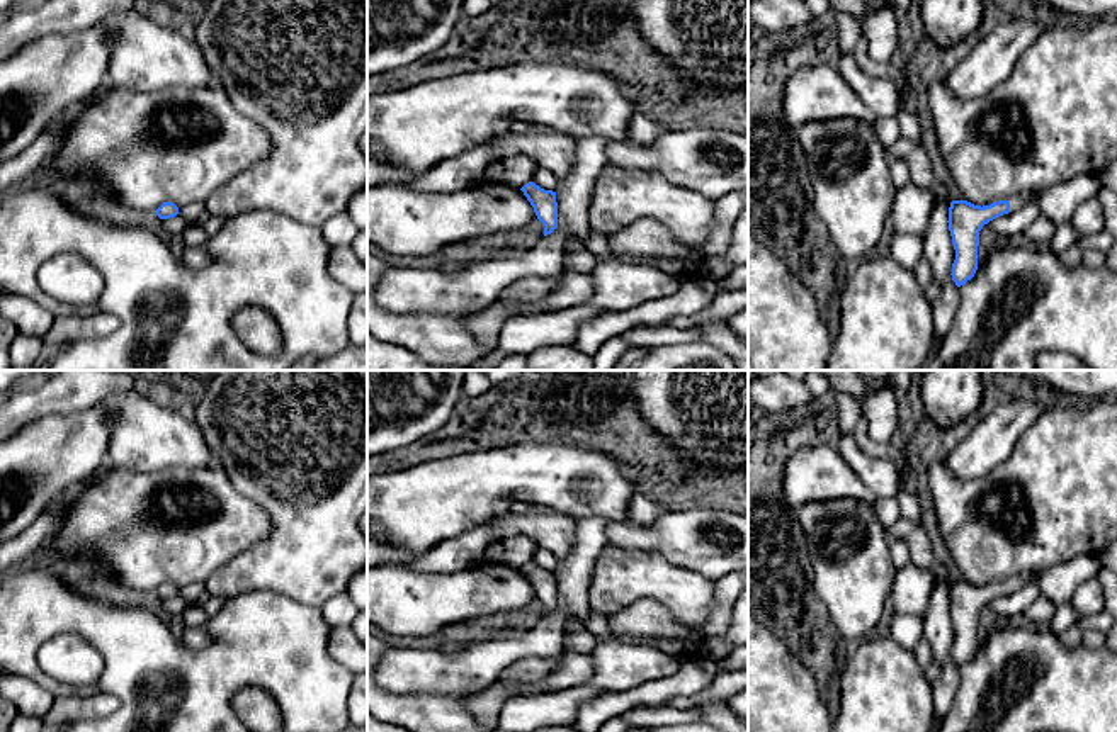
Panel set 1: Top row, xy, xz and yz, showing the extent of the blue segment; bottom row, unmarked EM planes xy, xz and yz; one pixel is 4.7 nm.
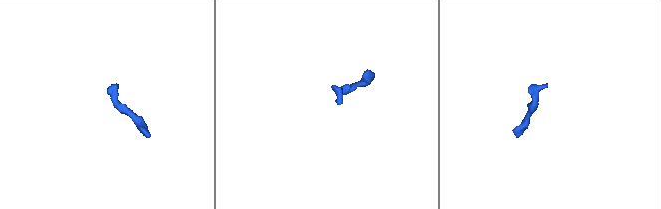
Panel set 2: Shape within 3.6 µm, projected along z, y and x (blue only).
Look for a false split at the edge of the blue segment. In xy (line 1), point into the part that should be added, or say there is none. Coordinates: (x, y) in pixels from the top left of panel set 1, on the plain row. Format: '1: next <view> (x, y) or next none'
1: next none

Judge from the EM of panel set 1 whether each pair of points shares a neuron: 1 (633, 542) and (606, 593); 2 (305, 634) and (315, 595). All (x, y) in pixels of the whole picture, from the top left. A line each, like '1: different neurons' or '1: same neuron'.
1: different neurons
2: different neurons

